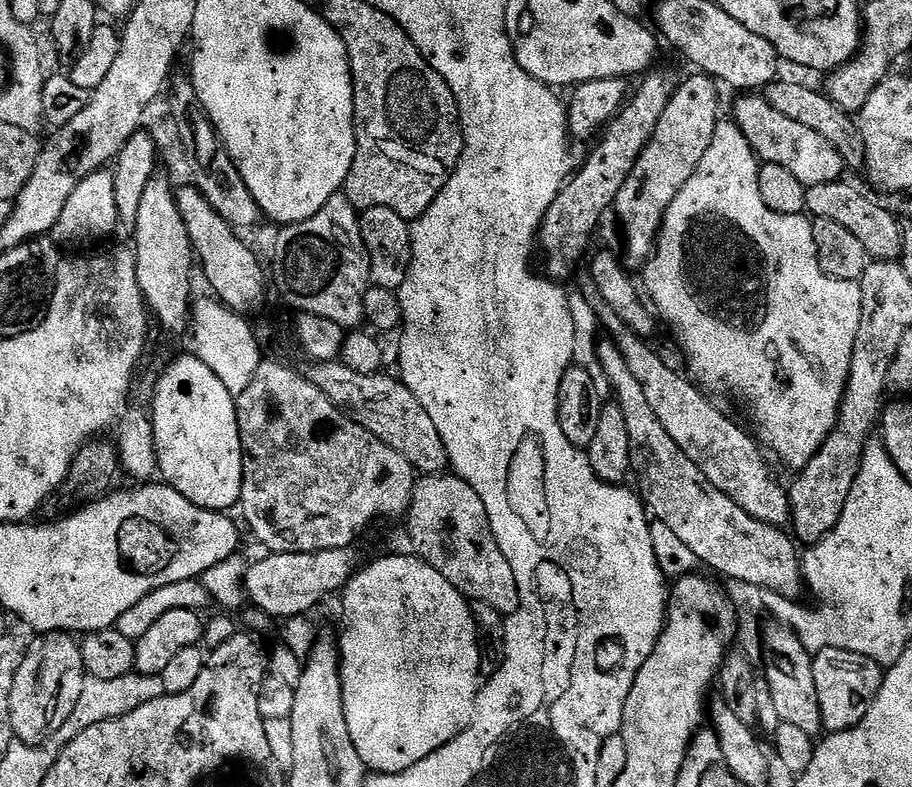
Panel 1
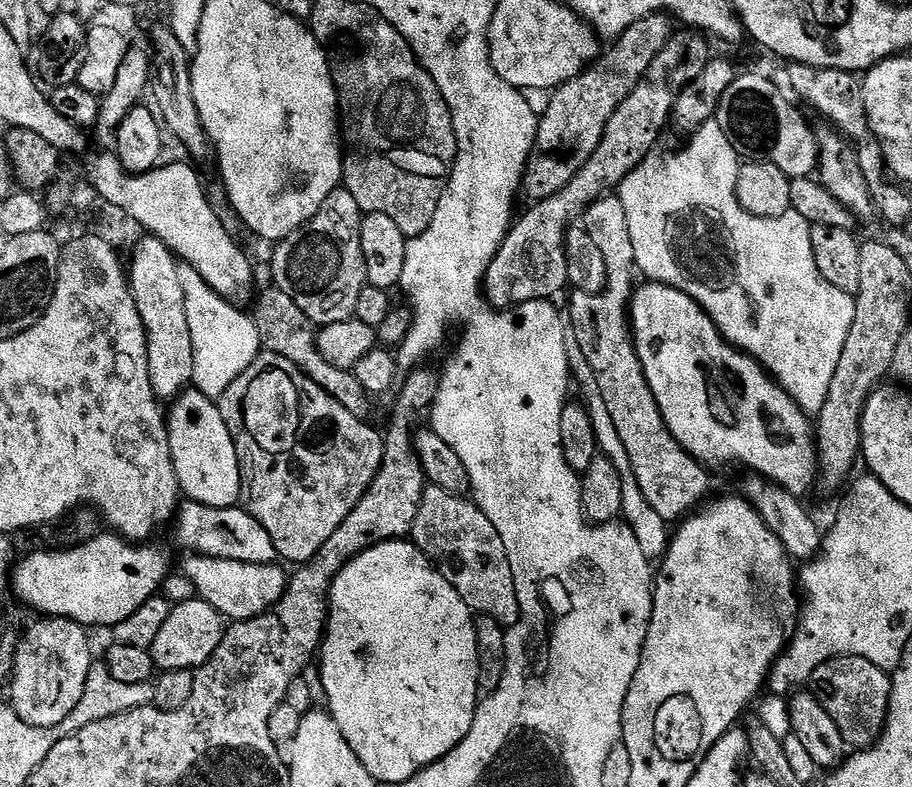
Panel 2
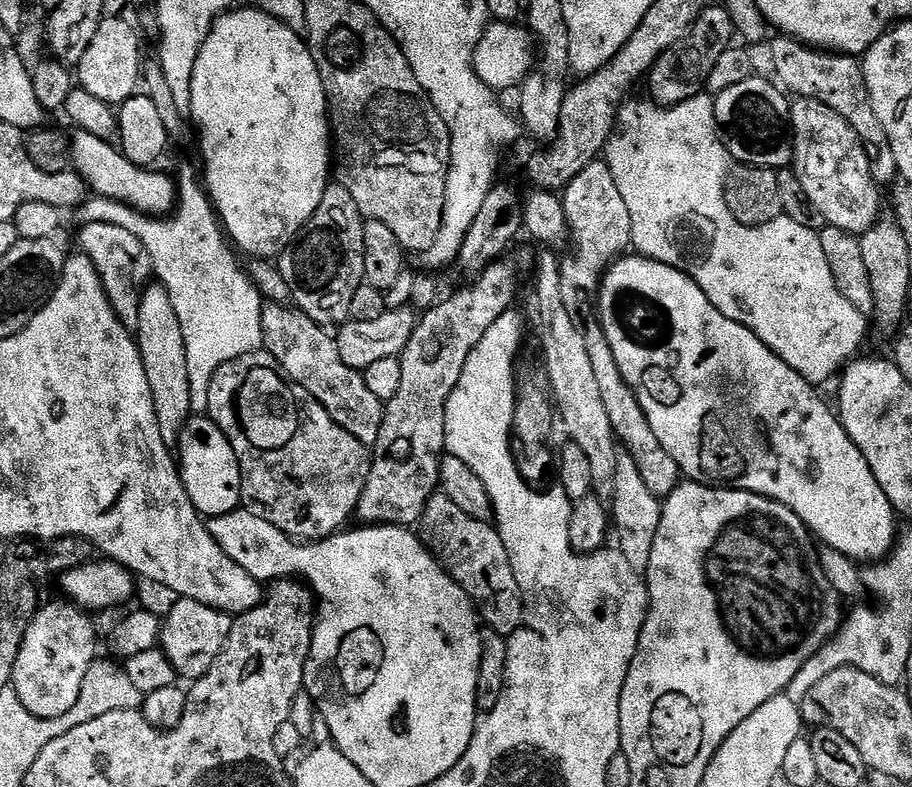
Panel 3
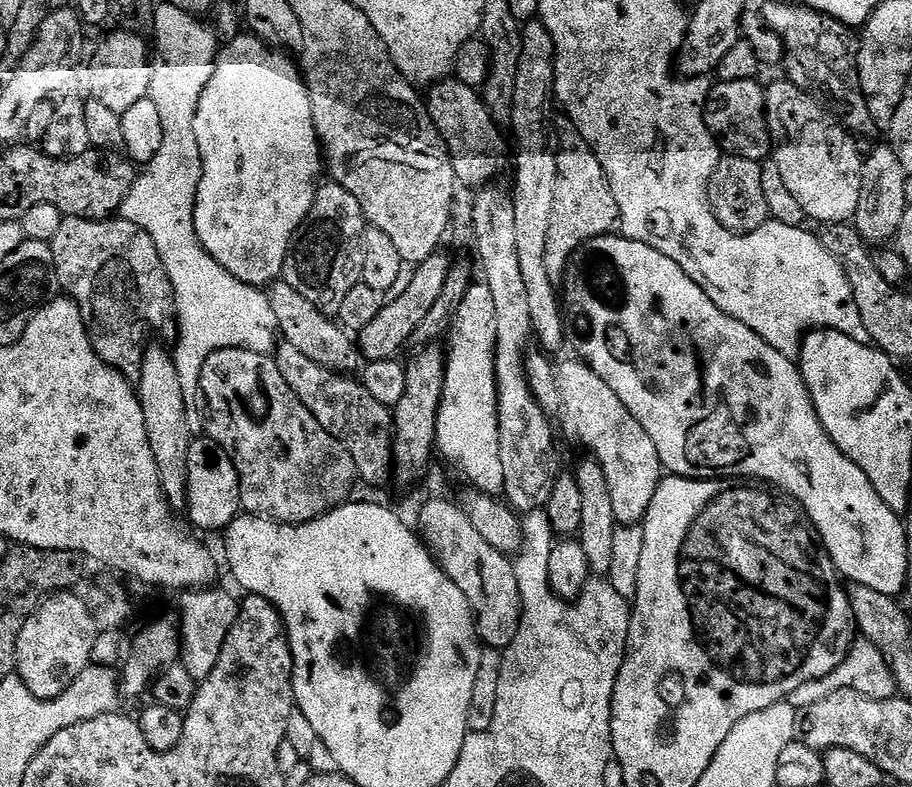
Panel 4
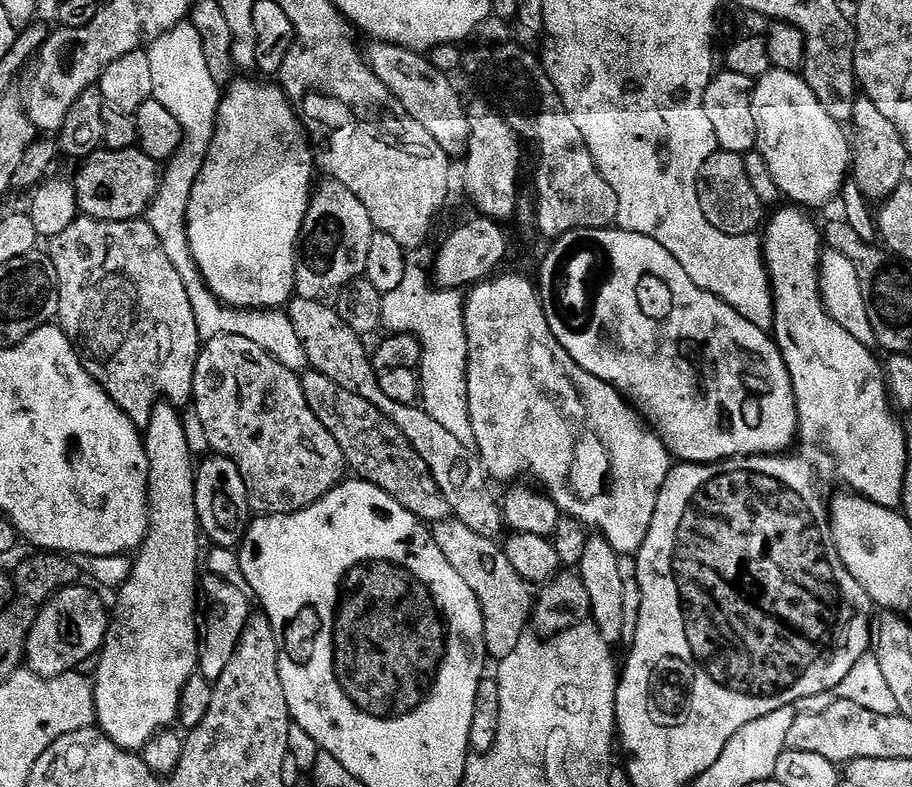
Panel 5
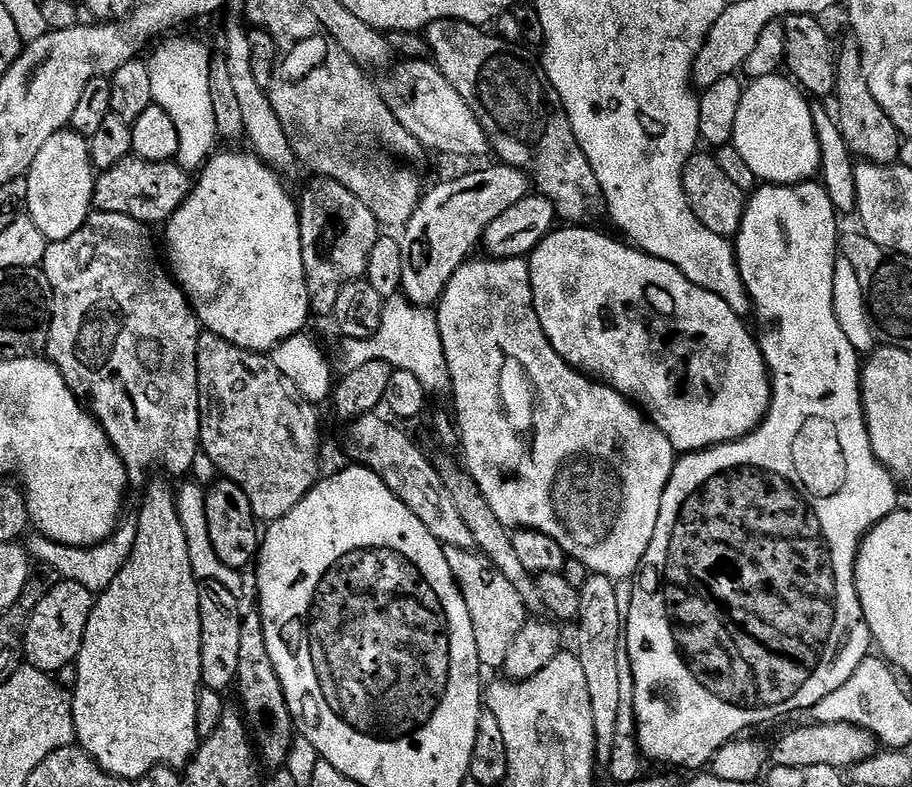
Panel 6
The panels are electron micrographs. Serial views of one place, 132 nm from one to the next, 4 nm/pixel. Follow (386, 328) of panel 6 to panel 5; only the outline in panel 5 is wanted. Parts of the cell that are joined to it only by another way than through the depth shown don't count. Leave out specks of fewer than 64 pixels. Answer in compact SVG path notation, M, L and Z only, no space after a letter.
M410 262L397 289L381 295L381 327L389 333L411 332L420 340L422 358L418 375L422 407L439 425L458 437L471 433L468 413L468 339L466 338L465 293L459 290L435 288L429 275Z

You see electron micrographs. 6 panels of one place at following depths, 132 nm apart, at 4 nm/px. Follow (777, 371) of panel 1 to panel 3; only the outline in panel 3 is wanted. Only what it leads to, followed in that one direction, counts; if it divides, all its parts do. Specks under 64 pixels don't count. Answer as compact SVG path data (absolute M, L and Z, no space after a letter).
M701 94L681 104L675 104L669 109L652 103L651 99L643 99L632 98L620 105L618 130L608 139L602 153L603 159L607 160L610 166L610 174L614 174L614 183L618 185L626 207L630 209L632 248L648 260L657 260L666 266L677 268L679 272L685 272L700 287L702 294L706 294L706 298L710 298L710 302L714 302L714 306L722 310L722 314L726 314L726 318L746 326L746 330L754 330L754 334L758 334L758 338L762 338L762 342L766 342L766 346L770 346L770 350L774 350L774 354L778 354L778 358L782 358L782 362L786 362L790 370L798 370L798 374L802 374L802 378L809 380L812 385L821 386L820 384L826 383L832 375L833 379L859 353L856 351L859 350L860 343L868 332L868 324L864 321L867 320L865 313L854 310L854 306L844 303L842 294L834 282L834 274L830 274L826 254L822 254L819 235L813 229L798 226L798 222L794 222L786 215L774 218L774 222L761 228L748 228L744 224L739 224L734 214L730 214L724 197L724 179L728 176L730 157L720 135L720 128L716 125L716 102L711 95Z

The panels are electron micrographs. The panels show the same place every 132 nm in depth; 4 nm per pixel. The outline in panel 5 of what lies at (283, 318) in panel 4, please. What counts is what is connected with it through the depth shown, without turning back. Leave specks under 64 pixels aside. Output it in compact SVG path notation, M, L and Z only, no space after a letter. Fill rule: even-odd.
M293 297L286 306L286 315L294 326L309 367L323 377L330 378L335 385L341 386L350 394L357 394L366 399L390 422L396 425L403 437L414 447L430 470L442 498L450 506L452 516L462 522L462 526L470 526L474 534L482 534L489 538L499 537L500 531L505 531L504 513L501 505L492 497L488 489L490 477L480 463L479 455L473 454L464 446L465 441L439 425L422 406L391 401L382 392L380 379L372 367L370 354L366 350L363 337L354 333L347 326L336 310L323 301ZM472 455L472 456L471 456Z

